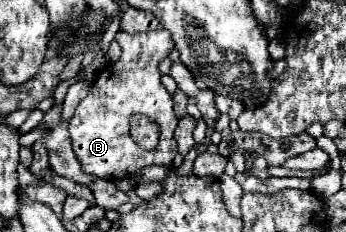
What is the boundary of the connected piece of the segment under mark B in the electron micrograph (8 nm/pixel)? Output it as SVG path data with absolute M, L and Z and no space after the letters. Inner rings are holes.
M160 28L154 32L126 34L120 30L116 34L116 42L122 46L120 60L116 64L110 64L106 70L98 72L88 96L78 104L68 128L72 150L82 166L82 172L106 180L126 178L150 164L168 168L178 152L174 140L178 118L172 110L172 94L162 86L158 72L158 64L174 48L170 32ZM134 114L144 114L158 122L160 144L156 150L146 152L130 138L128 128L130 128L130 118Z

